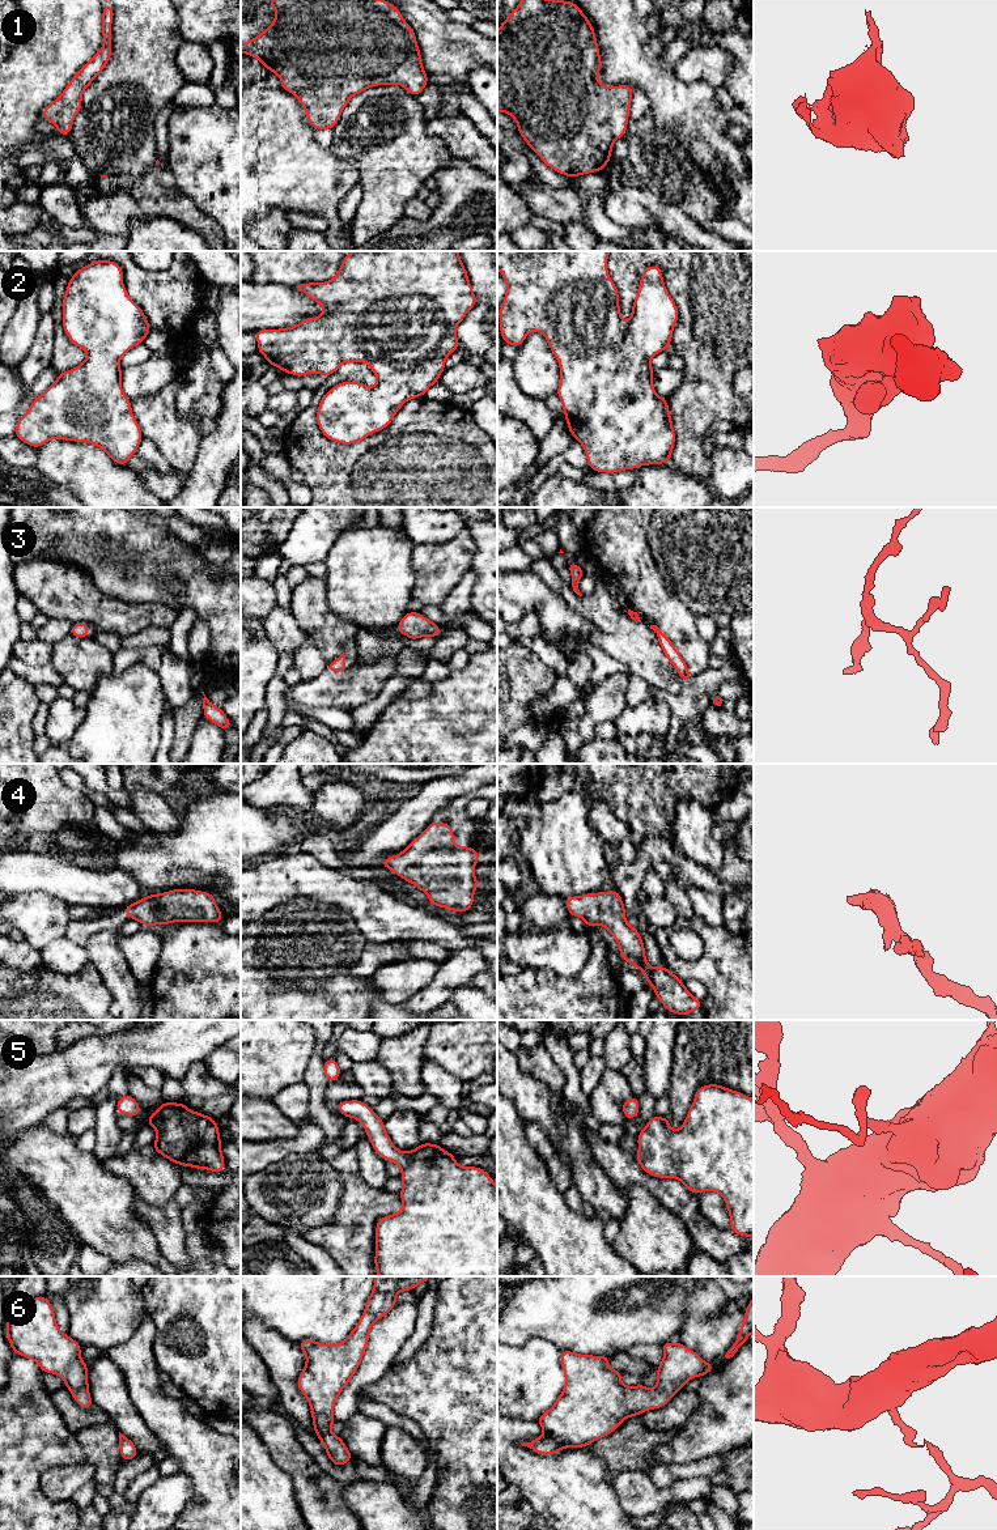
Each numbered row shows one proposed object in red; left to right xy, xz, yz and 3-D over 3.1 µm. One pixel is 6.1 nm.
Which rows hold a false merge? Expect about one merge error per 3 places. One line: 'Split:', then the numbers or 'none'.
Split: none

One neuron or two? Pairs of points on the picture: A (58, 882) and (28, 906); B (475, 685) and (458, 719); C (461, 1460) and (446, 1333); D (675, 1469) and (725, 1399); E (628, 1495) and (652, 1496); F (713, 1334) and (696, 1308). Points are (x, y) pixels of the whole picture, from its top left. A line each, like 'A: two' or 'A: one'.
A: two
B: one
C: one
D: two
E: one
F: one

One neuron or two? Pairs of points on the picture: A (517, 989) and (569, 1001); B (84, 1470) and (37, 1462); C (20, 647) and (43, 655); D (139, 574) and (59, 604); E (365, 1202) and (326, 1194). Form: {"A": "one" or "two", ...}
{"A": "one", "B": "two", "C": "one", "D": "two", "E": "two"}

